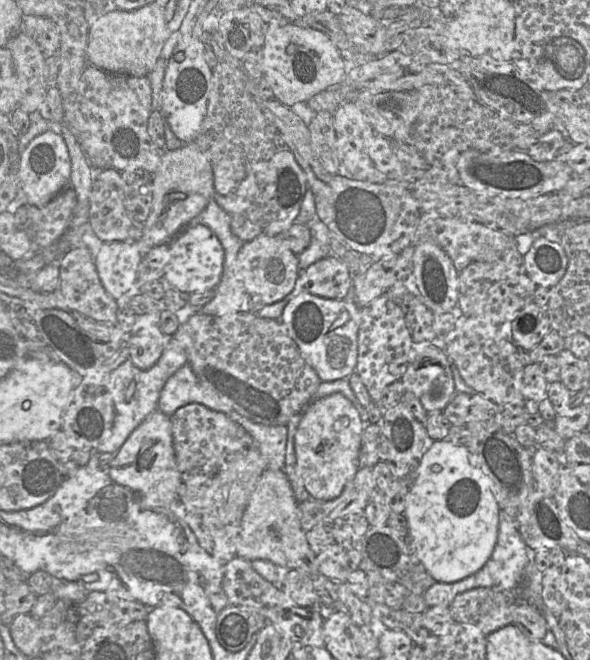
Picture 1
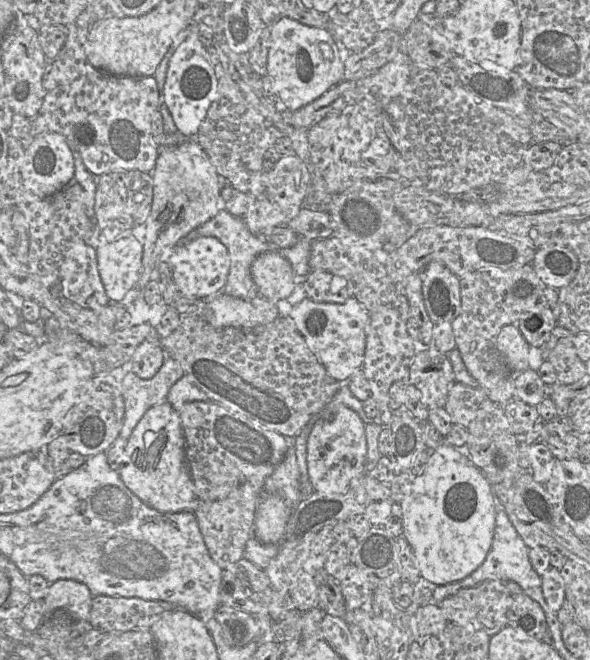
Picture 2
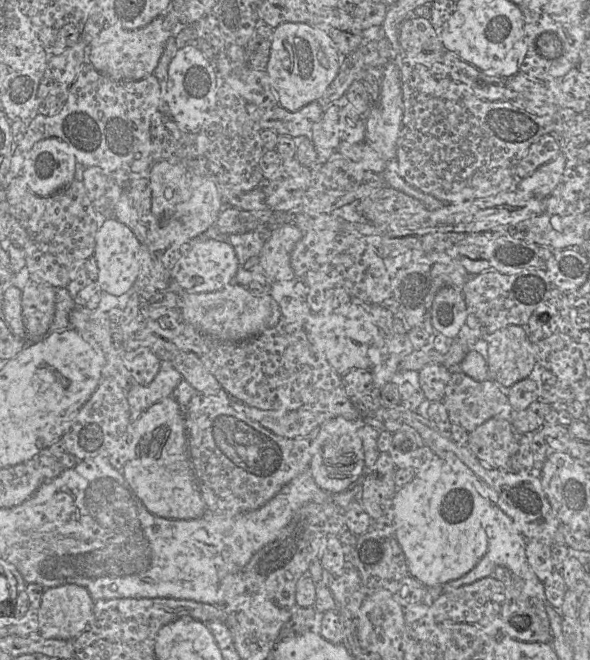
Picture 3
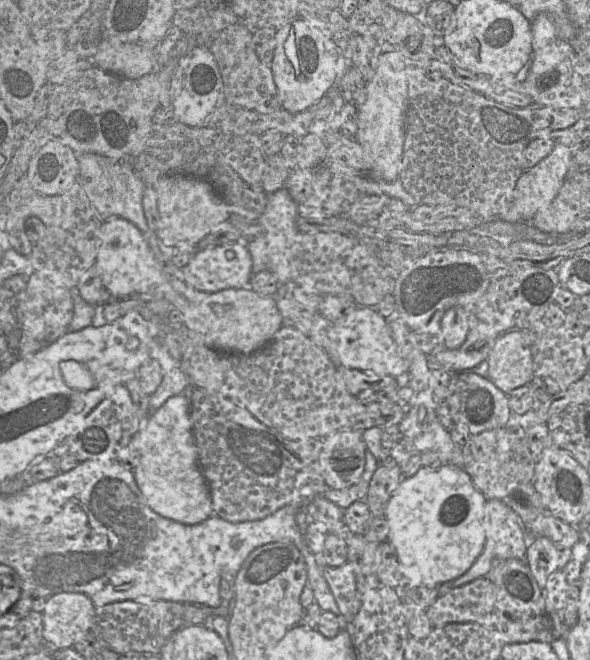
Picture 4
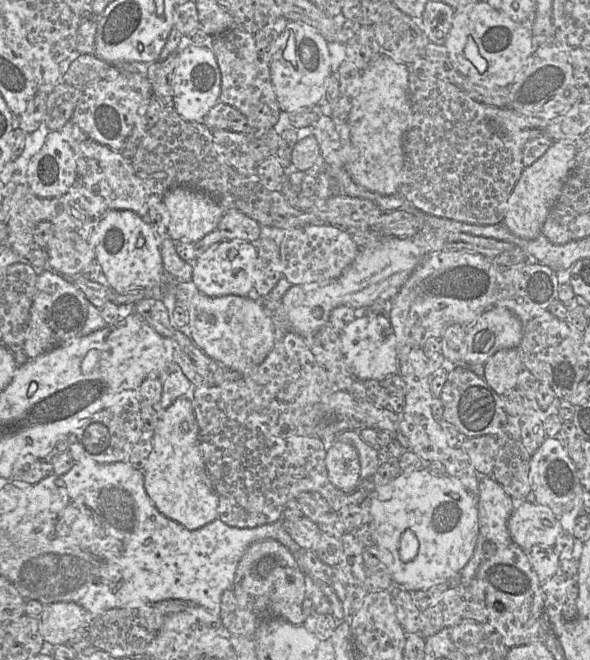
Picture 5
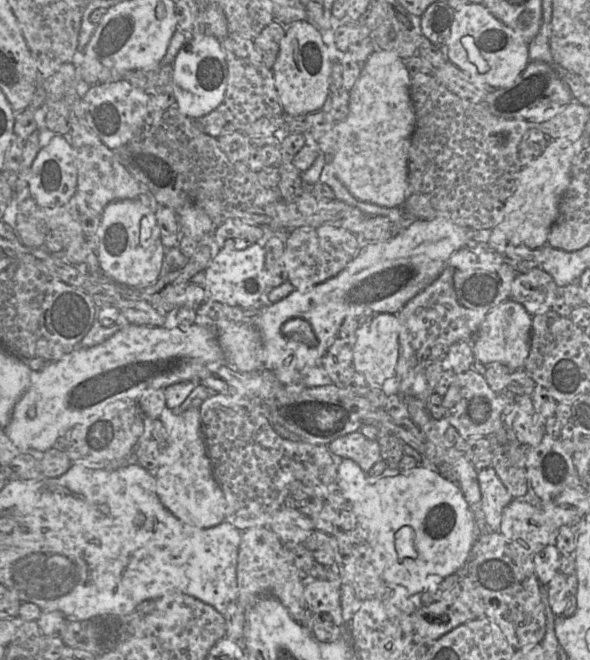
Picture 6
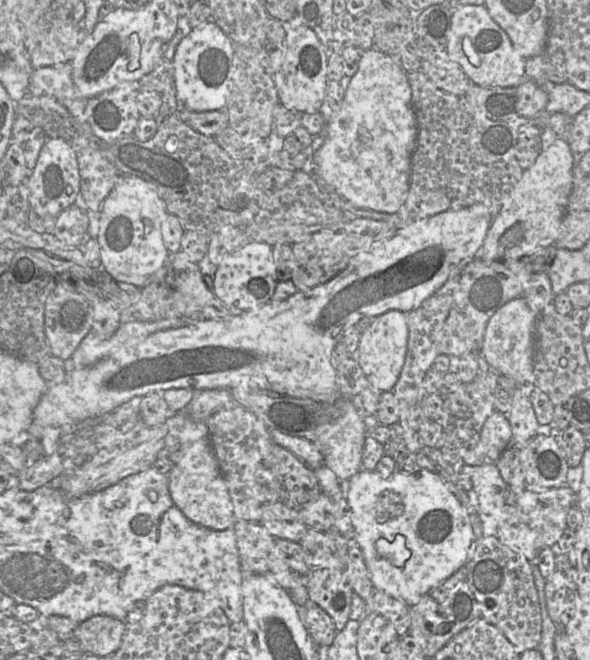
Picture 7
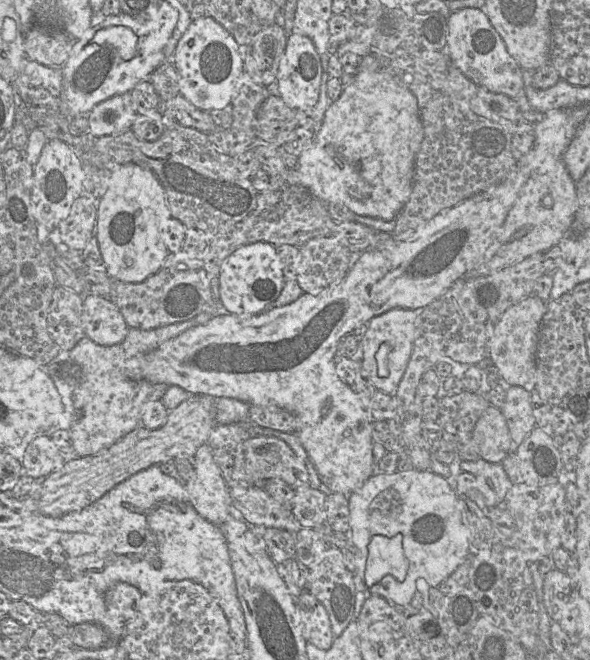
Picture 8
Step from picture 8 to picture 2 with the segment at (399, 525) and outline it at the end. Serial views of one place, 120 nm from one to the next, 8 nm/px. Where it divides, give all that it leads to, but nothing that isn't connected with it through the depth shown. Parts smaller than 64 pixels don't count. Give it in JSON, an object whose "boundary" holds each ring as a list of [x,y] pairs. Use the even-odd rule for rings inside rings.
{"boundary":[[[347,406],[337,407],[332,419],[316,421],[307,440],[307,470],[314,491],[345,493],[351,480],[365,473],[366,453],[365,424]],[[445,442],[436,449],[429,450],[429,458],[423,470],[412,477],[409,492],[399,504],[403,536],[412,549],[416,568],[422,578],[435,585],[461,581],[485,560],[494,534],[493,486],[464,449],[457,449]]]}

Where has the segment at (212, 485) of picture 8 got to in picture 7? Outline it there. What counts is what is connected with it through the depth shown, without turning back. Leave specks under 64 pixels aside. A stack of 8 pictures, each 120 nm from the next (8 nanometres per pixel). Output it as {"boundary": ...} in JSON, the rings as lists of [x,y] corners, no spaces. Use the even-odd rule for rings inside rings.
{"boundary":[[[187,419],[180,433],[182,457],[168,474],[169,493],[175,505],[193,523],[213,530],[233,528],[234,507],[213,452],[206,422]]]}

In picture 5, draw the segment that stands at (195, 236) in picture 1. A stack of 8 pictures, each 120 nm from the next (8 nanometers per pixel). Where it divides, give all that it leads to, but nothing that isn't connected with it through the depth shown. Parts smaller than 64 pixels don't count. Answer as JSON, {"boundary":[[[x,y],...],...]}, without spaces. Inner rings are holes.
{"boundary":[[[222,240],[212,245],[193,262],[192,283],[197,290],[210,297],[226,295],[254,296],[254,273],[258,257],[258,250],[254,244],[240,240]],[[234,249],[237,255],[229,258],[229,252]]]}

